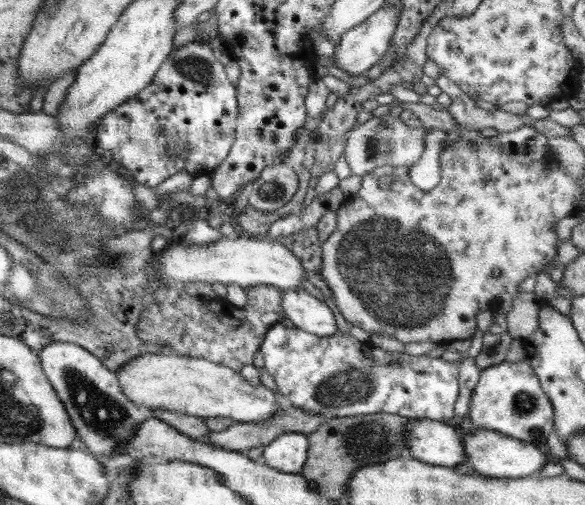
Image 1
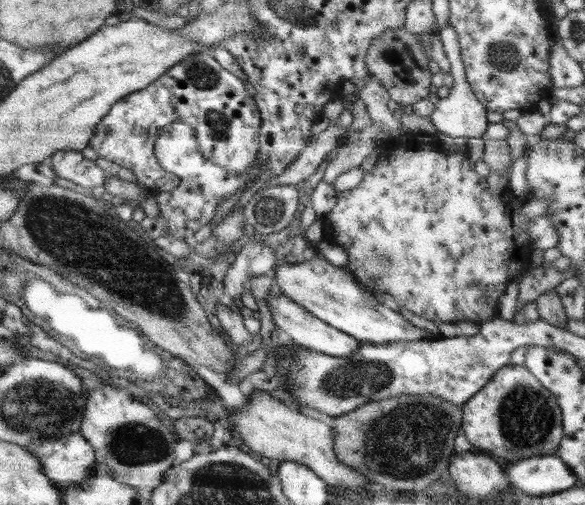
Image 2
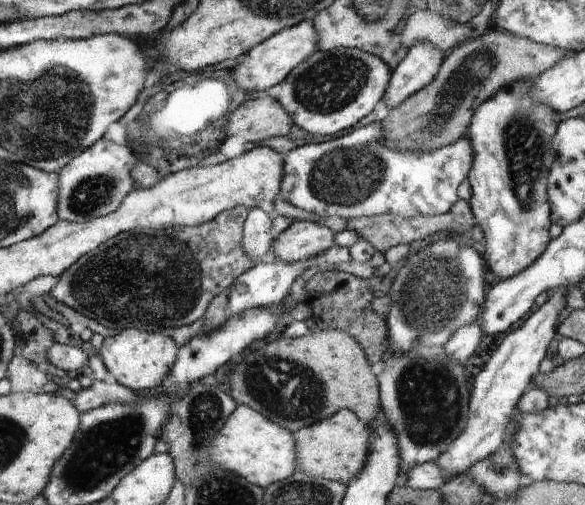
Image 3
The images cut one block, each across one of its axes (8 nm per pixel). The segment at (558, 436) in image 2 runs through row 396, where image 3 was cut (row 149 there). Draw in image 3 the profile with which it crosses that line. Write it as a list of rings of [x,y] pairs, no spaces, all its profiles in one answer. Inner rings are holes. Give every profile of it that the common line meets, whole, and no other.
[[[536,77],[519,80],[495,92],[477,108],[467,128],[466,136],[473,150],[472,166],[467,176],[471,194],[467,201],[475,224],[479,224],[484,232],[486,240],[480,249],[486,258],[487,268],[500,276],[501,280],[517,275],[530,266],[551,241],[547,176],[555,157],[553,140],[564,116],[550,105],[533,99],[531,89],[536,81]]]

